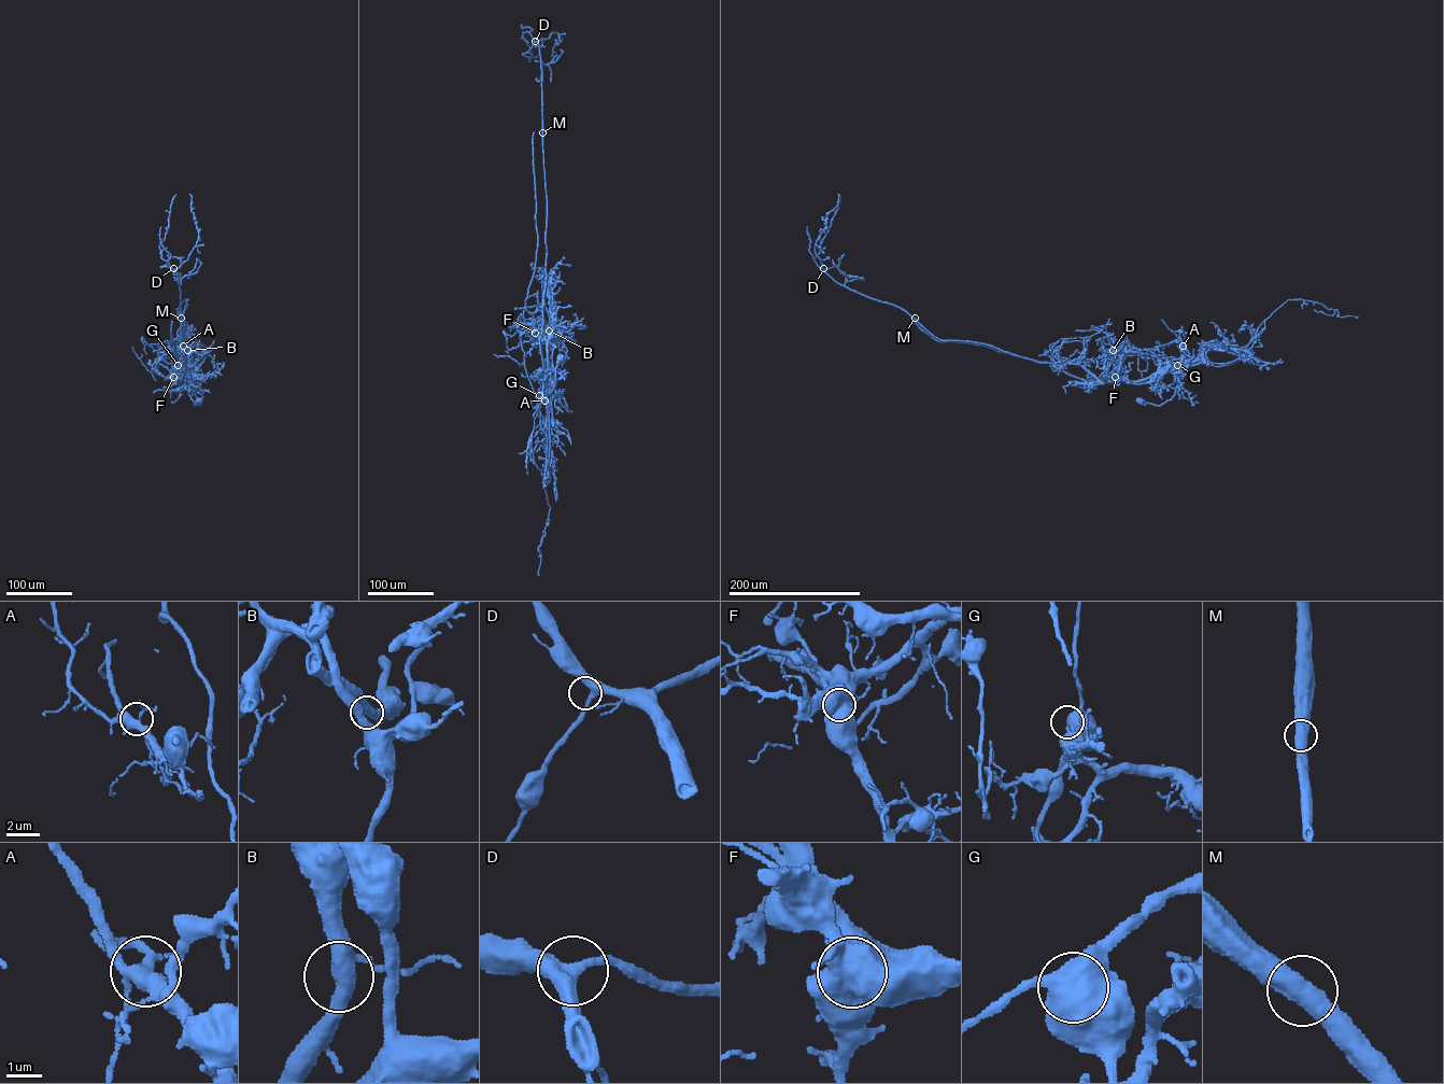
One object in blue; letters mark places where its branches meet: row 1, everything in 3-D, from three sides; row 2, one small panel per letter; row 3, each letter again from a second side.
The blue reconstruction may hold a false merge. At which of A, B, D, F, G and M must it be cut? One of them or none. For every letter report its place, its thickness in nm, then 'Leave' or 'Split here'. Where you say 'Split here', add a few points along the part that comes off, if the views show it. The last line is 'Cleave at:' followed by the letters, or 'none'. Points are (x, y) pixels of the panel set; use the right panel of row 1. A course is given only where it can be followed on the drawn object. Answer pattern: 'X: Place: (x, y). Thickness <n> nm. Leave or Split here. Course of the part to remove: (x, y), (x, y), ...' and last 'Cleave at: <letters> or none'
A: Place: (1183, 346). Thickness 380 nm. Leave
B: Place: (1113, 350). Thickness 400 nm. Leave
D: Place: (823, 268). Thickness 380 nm. Leave
F: Place: (1115, 377). Thickness 750 nm. Split here. Course of the part to remove: (1115, 377), (1109, 362), (1117, 357), (1192, 362), (1202, 351), (1243, 347), (1288, 299), (1358, 318)
G: Place: (1177, 365). Thickness 600 nm. Leave
M: Place: (915, 318). Thickness 550 nm. Leave
Cleave at: F

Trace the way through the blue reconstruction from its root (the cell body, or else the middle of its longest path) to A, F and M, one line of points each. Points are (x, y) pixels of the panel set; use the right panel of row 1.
A: (1140, 400), (1160, 405), (1174, 395), (1177, 379), (1168, 364), (1180, 357), (1183, 346)
F: (1140, 400), (1160, 405), (1170, 400), (1177, 384), (1175, 371), (1169, 367), (1136, 381), (1115, 377)
M: (1140, 400), (1170, 400), (1175, 371), (1100, 382), (1078, 365), (939, 340), (915, 318)

